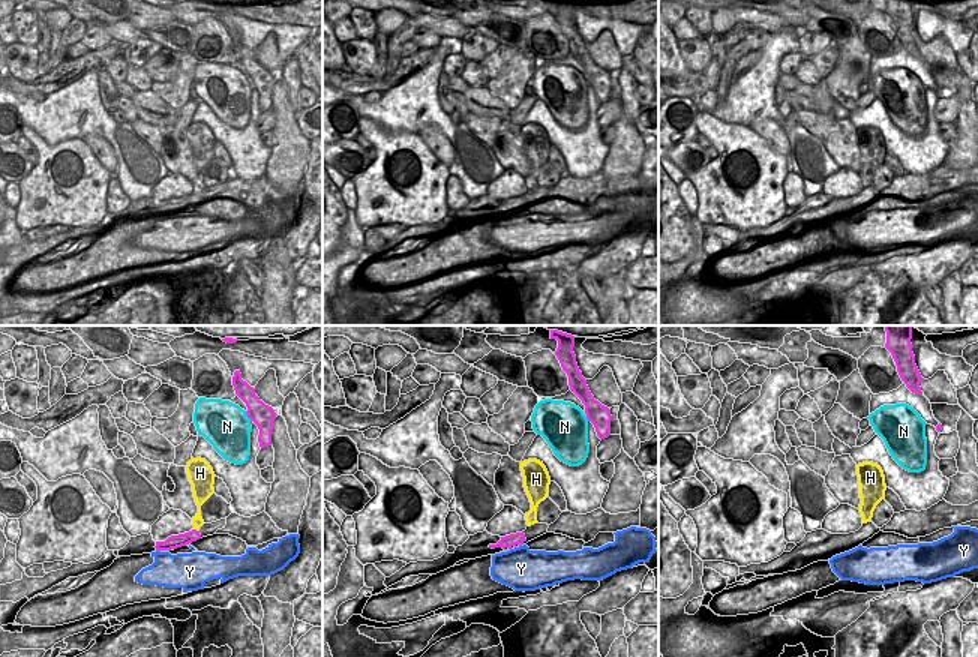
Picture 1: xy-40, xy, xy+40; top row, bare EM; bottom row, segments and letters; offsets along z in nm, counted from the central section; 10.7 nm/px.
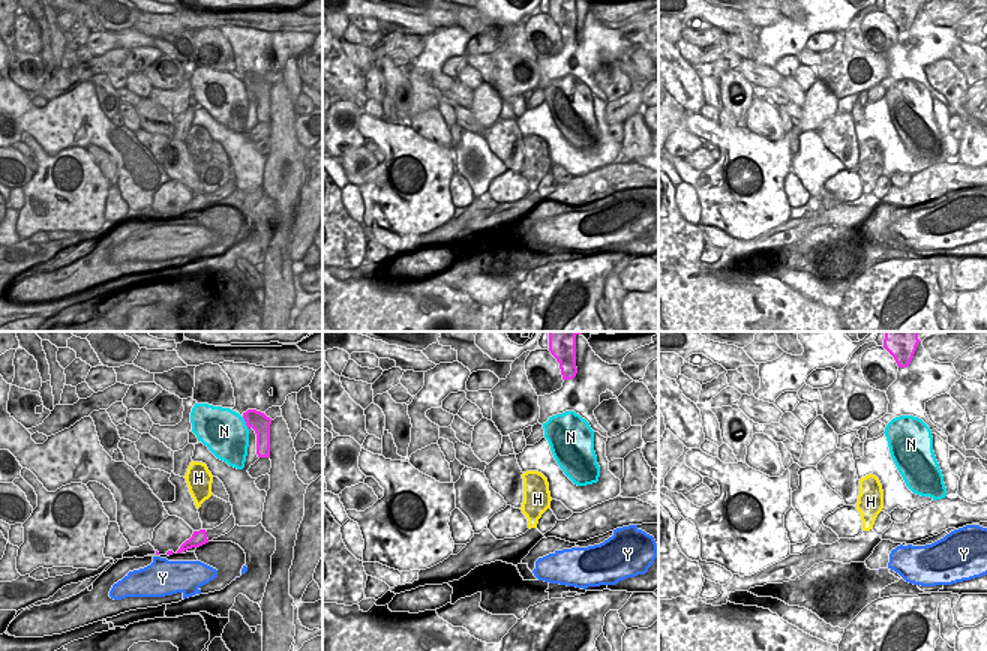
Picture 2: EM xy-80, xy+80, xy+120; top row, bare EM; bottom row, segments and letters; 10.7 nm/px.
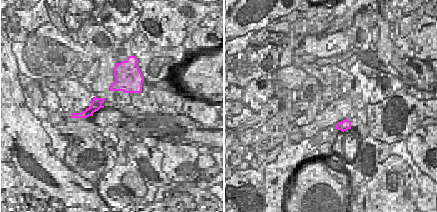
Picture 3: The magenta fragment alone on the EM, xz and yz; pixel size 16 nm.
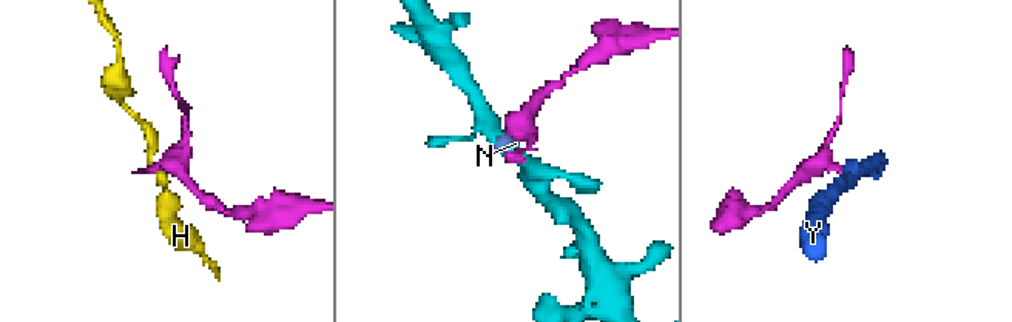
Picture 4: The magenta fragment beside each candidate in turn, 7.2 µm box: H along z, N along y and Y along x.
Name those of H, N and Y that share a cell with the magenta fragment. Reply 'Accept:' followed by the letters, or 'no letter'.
Accept: no letter

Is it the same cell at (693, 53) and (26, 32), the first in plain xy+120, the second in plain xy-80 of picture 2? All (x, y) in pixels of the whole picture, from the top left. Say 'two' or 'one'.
two

